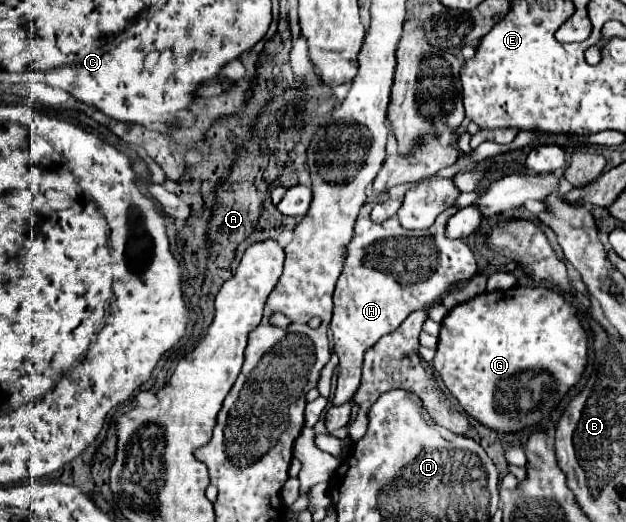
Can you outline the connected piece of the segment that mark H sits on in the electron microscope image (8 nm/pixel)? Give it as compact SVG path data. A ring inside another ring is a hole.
M449 208L443 214L437 216L435 224L427 230L403 230L395 216L387 218L385 222L377 224L369 218L359 218L355 224L355 234L351 242L347 244L347 254L343 262L343 272L337 280L335 294L333 294L333 318L331 318L331 330L333 330L333 352L339 356L339 374L337 374L337 388L331 404L345 404L353 398L355 390L361 384L361 364L363 354L383 336L393 332L413 310L423 310L435 302L441 300L441 296L447 292L447 288L455 282L469 280L477 274L475 254L463 240L449 240L445 238L445 222L455 210ZM393 270L401 270L401 282L393 274Z

